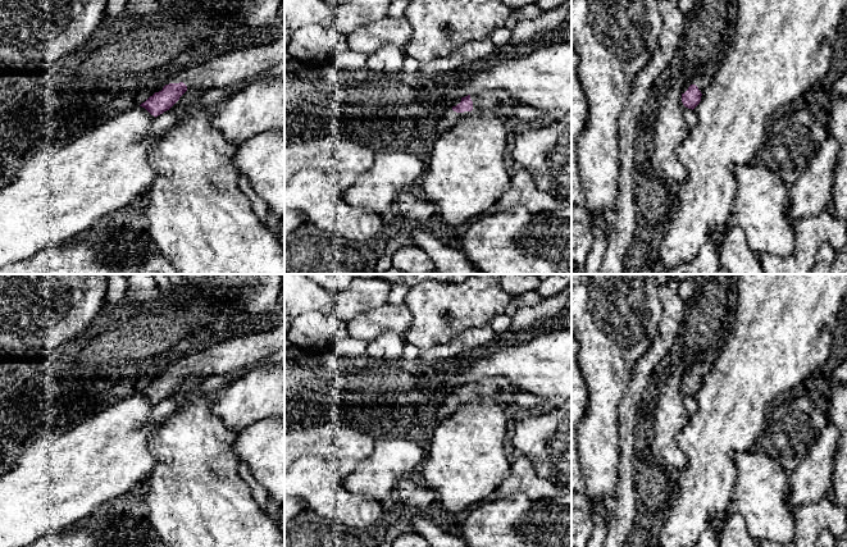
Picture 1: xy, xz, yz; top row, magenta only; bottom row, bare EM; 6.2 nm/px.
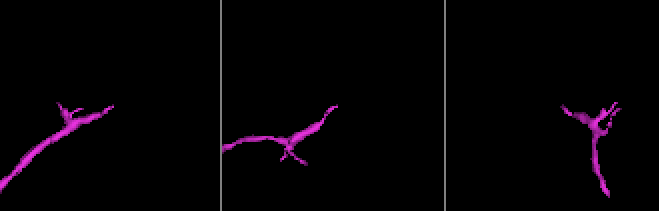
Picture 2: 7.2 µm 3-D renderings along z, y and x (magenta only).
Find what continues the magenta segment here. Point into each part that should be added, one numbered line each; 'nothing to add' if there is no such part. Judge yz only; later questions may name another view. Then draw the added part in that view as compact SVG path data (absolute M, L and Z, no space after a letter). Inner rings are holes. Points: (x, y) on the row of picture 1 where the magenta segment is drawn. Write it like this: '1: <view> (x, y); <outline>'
1: yz (701, 82); M698 76L696 78L691 79L688 83L686 83L682 87L682 94L684 94L691 85L696 85L698 87L698 90L701 91L701 94L702 94L702 91L707 87L710 81L711 81L711 78L707 78L707 77L703 77L703 76Z

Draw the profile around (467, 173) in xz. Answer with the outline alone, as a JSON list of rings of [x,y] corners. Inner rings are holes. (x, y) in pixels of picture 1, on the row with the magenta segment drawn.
[[[474,110],[443,131],[434,143],[423,176],[424,199],[436,209],[436,223],[446,234],[457,234],[509,190],[511,176],[506,169],[505,119]]]

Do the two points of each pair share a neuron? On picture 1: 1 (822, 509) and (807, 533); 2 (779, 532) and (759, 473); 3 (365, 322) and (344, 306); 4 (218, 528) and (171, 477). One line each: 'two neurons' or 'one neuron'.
1: one neuron
2: one neuron
3: two neurons
4: one neuron

